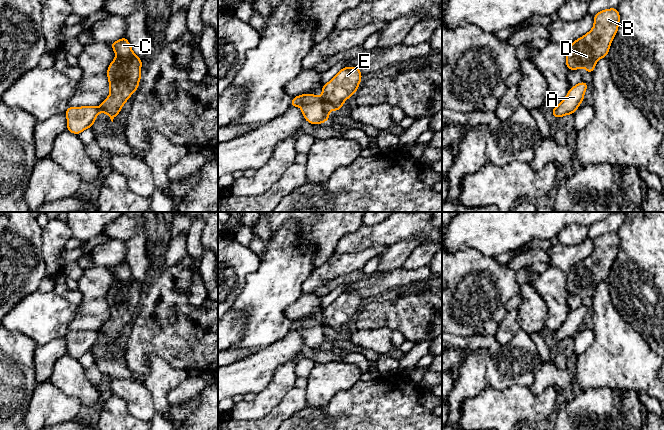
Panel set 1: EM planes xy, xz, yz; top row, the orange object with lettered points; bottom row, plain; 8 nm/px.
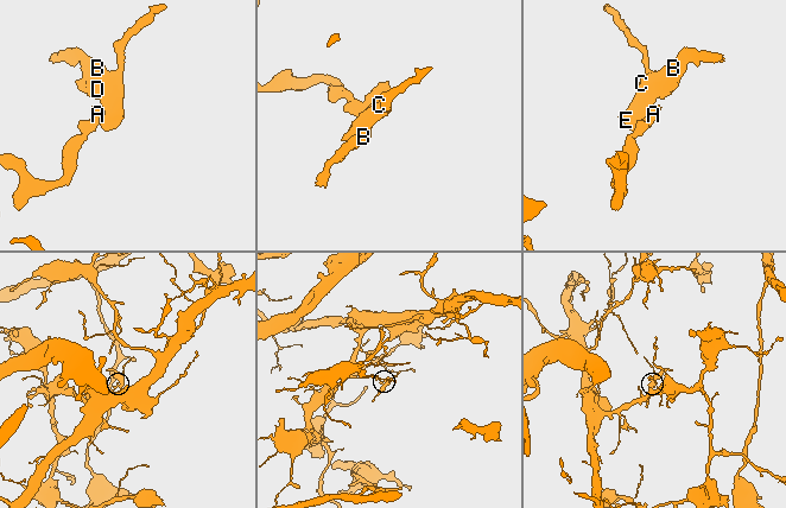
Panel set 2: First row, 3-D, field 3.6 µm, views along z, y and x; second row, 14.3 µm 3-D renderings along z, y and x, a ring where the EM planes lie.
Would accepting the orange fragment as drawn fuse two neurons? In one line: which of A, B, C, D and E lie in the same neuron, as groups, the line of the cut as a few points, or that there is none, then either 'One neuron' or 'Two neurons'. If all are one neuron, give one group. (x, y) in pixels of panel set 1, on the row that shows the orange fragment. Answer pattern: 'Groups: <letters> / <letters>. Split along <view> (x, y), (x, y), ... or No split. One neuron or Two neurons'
Groups: A / B C D E. Split along xz (320, 98), (326, 105). Two neurons

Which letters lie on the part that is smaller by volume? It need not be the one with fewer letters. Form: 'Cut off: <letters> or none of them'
Cut off: B, C, D, E

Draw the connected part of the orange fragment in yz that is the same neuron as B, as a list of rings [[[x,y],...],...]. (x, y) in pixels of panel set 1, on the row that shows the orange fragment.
[[[617,7],[602,10],[594,15],[593,28],[566,49],[568,70],[585,67],[586,72],[592,73],[598,60],[608,56],[611,42],[619,28],[619,21]]]

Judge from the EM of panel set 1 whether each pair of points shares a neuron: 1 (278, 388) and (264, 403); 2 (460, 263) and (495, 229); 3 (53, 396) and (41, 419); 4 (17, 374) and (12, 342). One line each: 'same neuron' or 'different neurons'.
1: same neuron
2: different neurons
3: same neuron
4: same neuron

